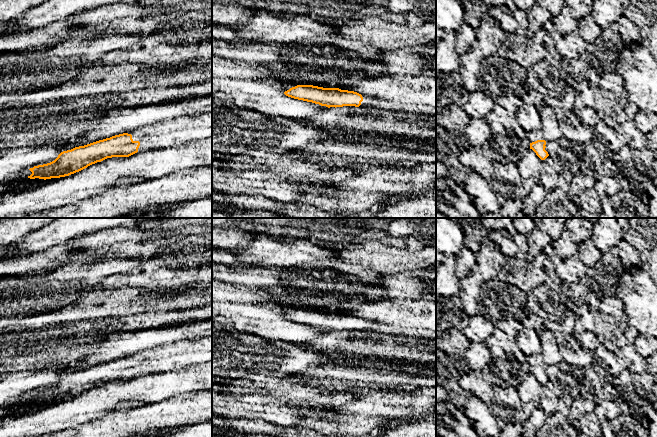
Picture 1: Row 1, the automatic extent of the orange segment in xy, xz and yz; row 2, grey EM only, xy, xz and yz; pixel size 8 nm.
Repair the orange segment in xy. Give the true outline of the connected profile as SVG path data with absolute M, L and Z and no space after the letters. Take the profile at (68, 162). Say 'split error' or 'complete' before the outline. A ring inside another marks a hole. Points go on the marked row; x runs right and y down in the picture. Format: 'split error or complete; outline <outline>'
split error; outline M212 112L162 120L63 151L50 163L11 173L0 181L0 197L6 192L27 188L31 179L65 177L107 158L129 157L141 151L187 145L208 138L212 138Z

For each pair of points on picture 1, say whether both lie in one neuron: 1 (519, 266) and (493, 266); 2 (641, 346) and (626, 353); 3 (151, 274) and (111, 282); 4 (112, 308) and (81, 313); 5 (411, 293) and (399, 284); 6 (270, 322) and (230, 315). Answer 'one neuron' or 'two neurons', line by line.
1: two neurons
2: two neurons
3: one neuron
4: one neuron
5: one neuron
6: one neuron

